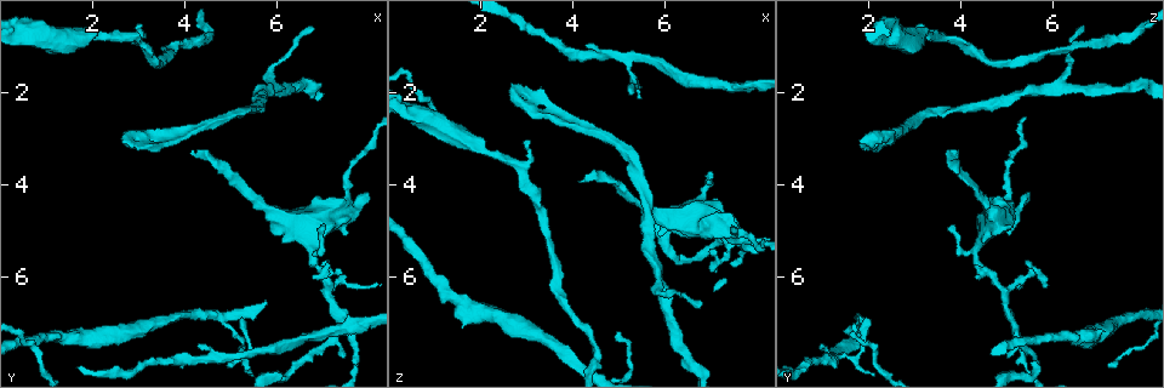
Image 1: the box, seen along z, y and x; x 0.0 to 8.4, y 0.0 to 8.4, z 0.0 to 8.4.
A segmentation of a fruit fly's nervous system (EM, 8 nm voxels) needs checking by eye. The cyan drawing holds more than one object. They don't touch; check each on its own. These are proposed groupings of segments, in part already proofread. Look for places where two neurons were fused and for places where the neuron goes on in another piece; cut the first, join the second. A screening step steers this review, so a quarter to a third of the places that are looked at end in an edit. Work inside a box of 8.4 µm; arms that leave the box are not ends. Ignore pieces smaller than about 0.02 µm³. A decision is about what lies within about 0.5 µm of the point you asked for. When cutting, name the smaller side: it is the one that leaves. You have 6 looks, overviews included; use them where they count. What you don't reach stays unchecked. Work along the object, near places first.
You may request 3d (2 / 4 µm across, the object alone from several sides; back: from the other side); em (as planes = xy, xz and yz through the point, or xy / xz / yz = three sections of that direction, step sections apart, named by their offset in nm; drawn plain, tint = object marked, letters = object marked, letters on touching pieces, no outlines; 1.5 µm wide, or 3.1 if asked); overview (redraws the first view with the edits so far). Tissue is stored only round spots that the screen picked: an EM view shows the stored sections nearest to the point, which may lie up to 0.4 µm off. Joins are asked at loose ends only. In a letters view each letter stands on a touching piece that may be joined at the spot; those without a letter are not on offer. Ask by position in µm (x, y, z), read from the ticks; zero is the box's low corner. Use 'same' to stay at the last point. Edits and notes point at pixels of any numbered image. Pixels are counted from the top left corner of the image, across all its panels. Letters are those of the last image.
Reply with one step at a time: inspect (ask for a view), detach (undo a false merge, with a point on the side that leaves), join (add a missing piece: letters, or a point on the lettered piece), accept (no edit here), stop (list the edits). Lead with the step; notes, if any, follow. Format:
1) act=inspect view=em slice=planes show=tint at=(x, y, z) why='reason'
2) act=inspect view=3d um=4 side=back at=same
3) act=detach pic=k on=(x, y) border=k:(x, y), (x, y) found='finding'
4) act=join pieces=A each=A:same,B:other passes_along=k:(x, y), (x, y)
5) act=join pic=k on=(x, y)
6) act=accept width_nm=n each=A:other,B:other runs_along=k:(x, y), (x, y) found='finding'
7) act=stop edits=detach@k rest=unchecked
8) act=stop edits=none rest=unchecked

act=inspect view=3d um=2 at=(3.10, 0.50, 3.05) why='tapers out'

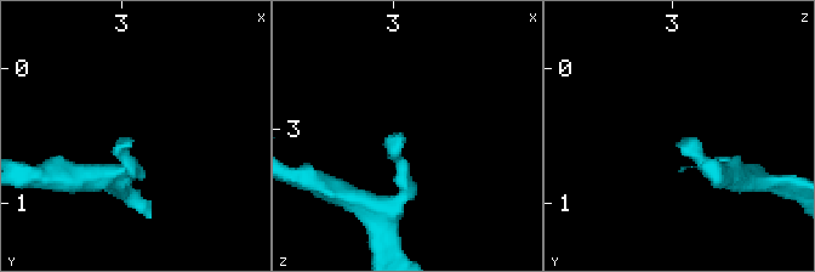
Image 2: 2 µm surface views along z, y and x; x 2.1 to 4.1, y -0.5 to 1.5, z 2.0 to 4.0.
act=inspect view=em slice=xz step=8 show=letters at=(3.04, 0.56, 3.04) why='shape alone is not enough'

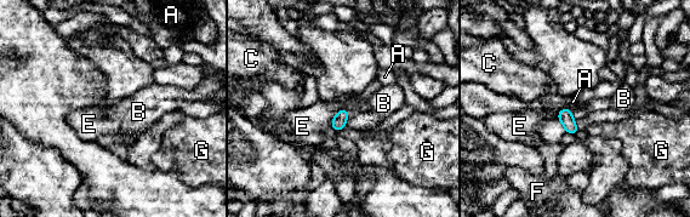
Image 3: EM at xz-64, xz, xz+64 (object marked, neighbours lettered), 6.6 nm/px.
act=inspect view=em slice=xy step=4 show=letters at=same why='another direction'

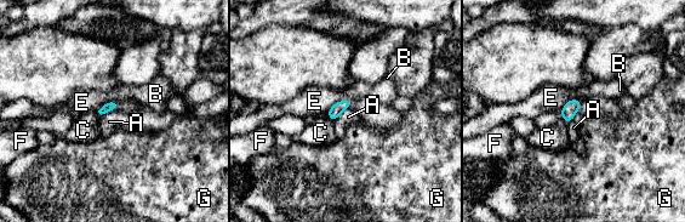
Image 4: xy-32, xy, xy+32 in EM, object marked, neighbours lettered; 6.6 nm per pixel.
act=accept longest_contact=E:190nm each=A:other,B:other,C:other,E:other,F:other,G:other border=4:(109, 101), (118, 103) found='none of them fits'

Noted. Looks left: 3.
act=inspect view=em slice=yz step=8 show=letters at=(3.25, 3.10, 1.90) why='thin end'

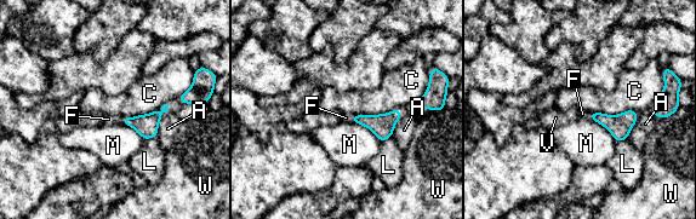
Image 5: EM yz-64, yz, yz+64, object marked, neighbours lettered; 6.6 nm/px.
act=inspect view=em slice=planes show=letters at=same

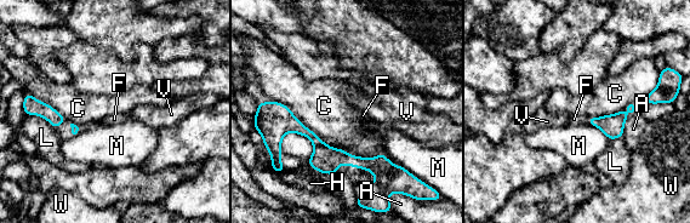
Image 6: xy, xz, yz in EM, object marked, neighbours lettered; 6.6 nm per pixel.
act=join pieces=F longest_contact=C:950nm each=A:other,C:other,F:same,H:other,L:other,M:other,V:other,W:other found='the neuron continues'

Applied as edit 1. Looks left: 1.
act=stop edits=join@6 rest=unchecked

